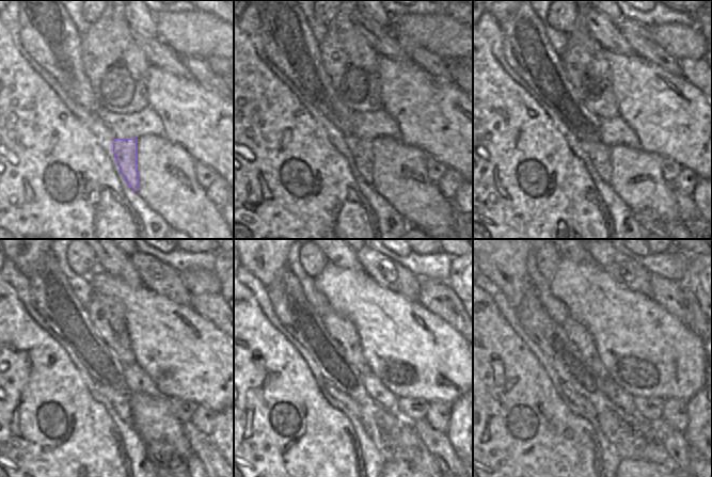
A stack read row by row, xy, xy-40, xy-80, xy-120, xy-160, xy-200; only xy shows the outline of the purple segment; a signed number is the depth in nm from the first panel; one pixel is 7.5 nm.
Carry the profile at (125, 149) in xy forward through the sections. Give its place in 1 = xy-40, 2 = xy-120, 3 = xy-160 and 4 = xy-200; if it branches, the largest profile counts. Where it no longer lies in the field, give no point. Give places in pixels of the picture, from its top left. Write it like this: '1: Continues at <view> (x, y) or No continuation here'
1: Continues at xy-40 (361, 149)
2: Continues at xy-120 (116, 403)
3: Continues at xy-160 (336, 398)
4: Continues at xy-200 (583, 408).

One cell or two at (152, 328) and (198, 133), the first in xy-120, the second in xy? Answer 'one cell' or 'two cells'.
one cell

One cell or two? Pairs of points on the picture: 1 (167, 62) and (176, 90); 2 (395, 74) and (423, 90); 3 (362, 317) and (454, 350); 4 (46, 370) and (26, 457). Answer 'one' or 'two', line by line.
1: two
2: one
3: one
4: one

